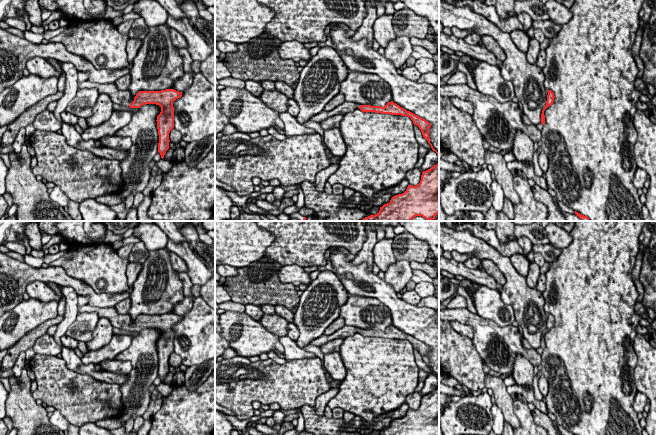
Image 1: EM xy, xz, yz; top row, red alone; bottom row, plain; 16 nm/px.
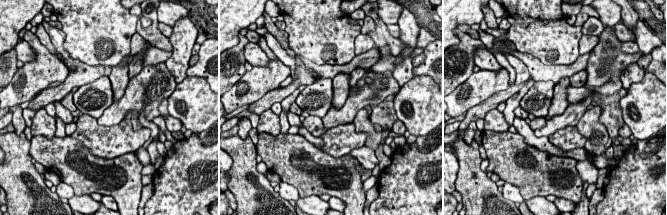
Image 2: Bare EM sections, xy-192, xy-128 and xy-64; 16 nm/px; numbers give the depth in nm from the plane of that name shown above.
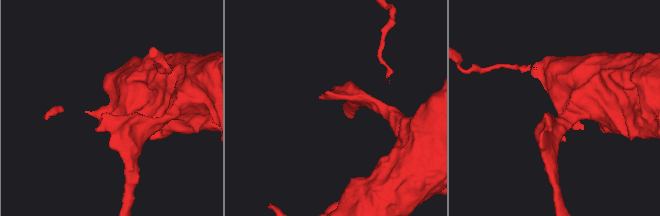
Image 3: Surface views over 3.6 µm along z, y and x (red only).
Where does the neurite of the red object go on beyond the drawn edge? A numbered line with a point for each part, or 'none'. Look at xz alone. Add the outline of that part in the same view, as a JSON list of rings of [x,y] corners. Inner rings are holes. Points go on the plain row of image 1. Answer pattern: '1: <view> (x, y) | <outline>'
1: xz (345, 331) | [[[344,326],[341,329],[337,330],[335,333],[331,335],[321,335],[319,338],[313,340],[310,344],[320,347],[321,345],[327,343],[328,341],[332,341],[336,338],[346,338],[347,336],[354,335],[355,333],[359,333],[360,328]]]

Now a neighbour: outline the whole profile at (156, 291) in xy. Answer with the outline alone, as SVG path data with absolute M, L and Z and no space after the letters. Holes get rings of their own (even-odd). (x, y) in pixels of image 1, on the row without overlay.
M166 248L149 251L149 256L142 264L138 278L130 293L131 307L128 315L135 321L139 315L161 315L172 313L174 306L184 298L184 284L172 268L169 251Z

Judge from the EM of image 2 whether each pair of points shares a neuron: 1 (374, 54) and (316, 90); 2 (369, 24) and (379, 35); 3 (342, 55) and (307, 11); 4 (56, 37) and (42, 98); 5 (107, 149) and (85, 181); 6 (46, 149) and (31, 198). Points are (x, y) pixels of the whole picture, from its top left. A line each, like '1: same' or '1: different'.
1: different
2: different
3: same
4: same
5: different
6: different

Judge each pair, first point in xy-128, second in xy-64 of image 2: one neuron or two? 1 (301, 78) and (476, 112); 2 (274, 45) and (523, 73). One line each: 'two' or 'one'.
1: one
2: one

